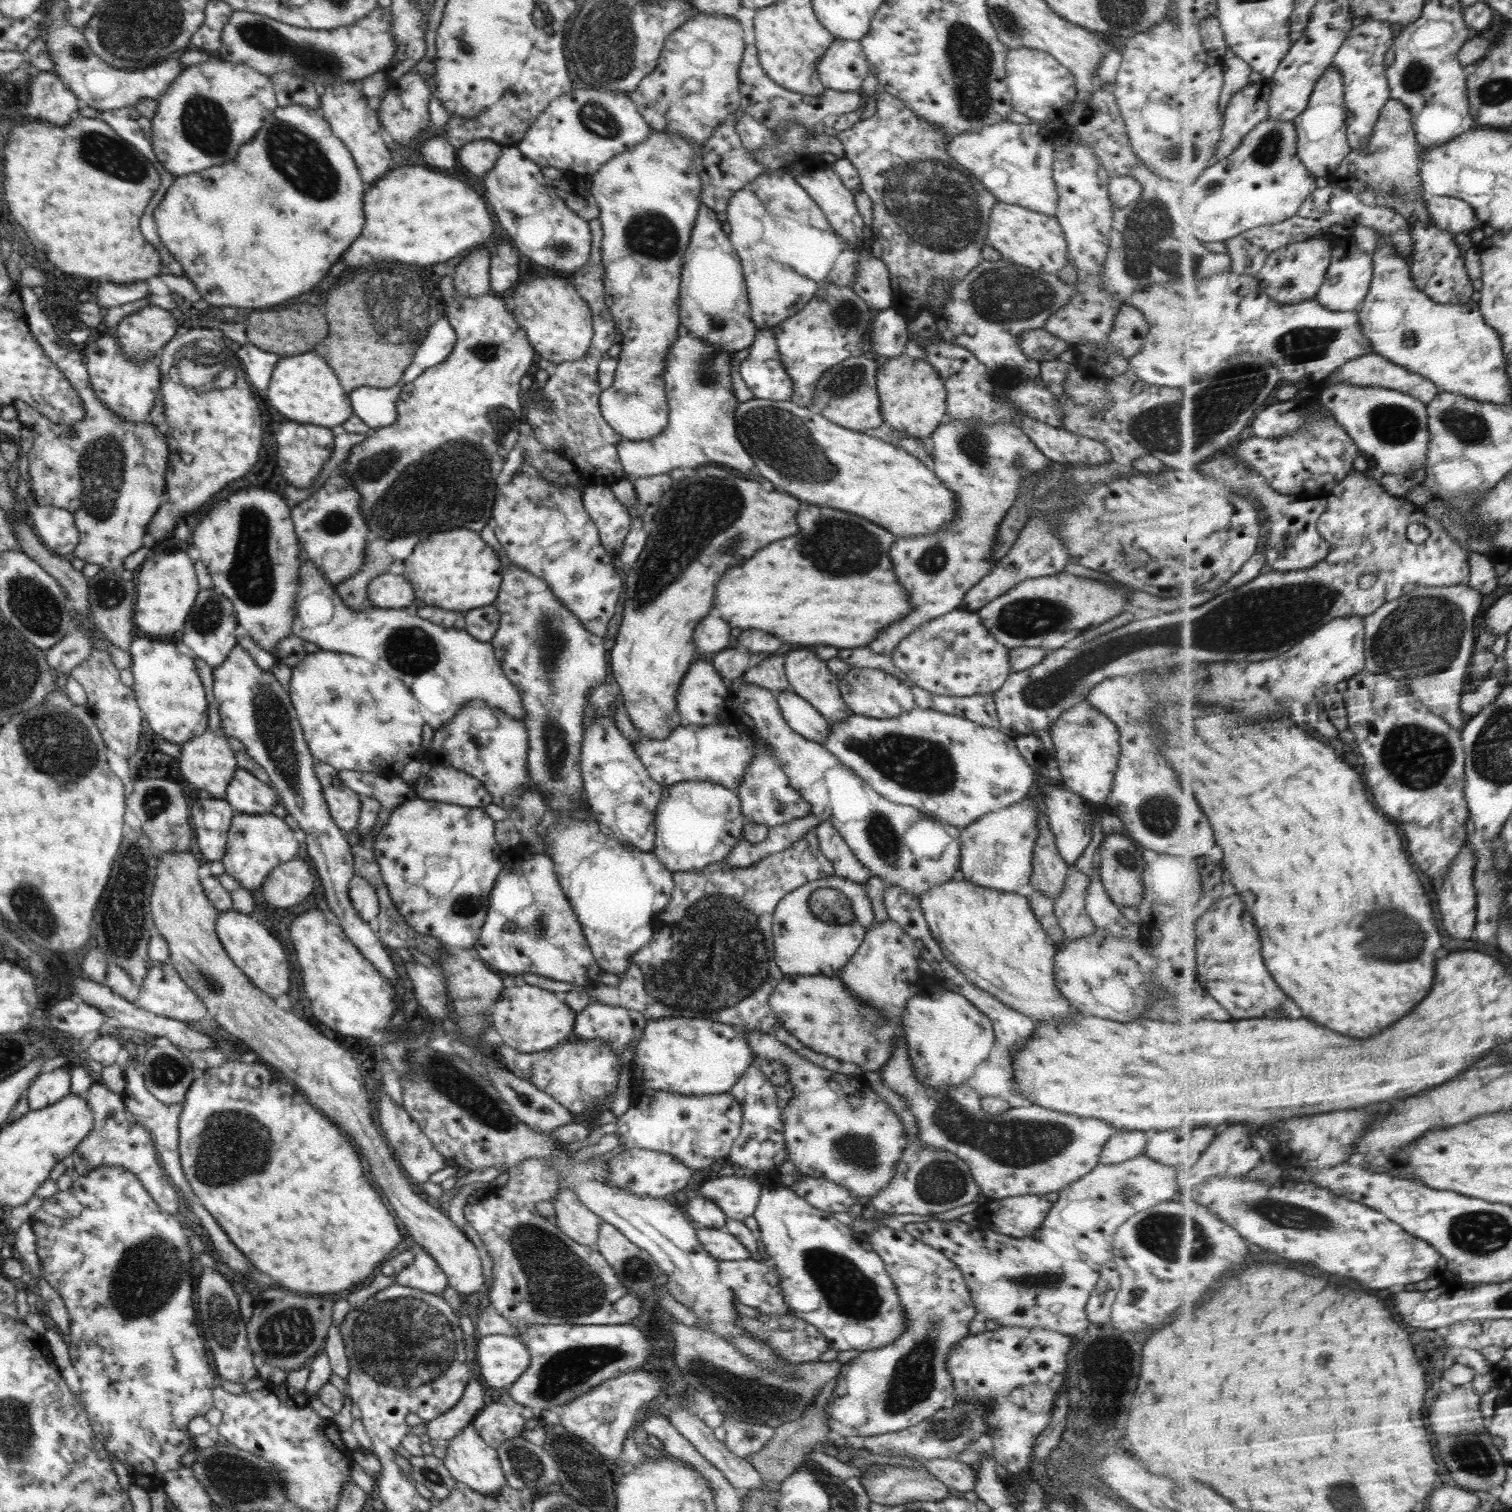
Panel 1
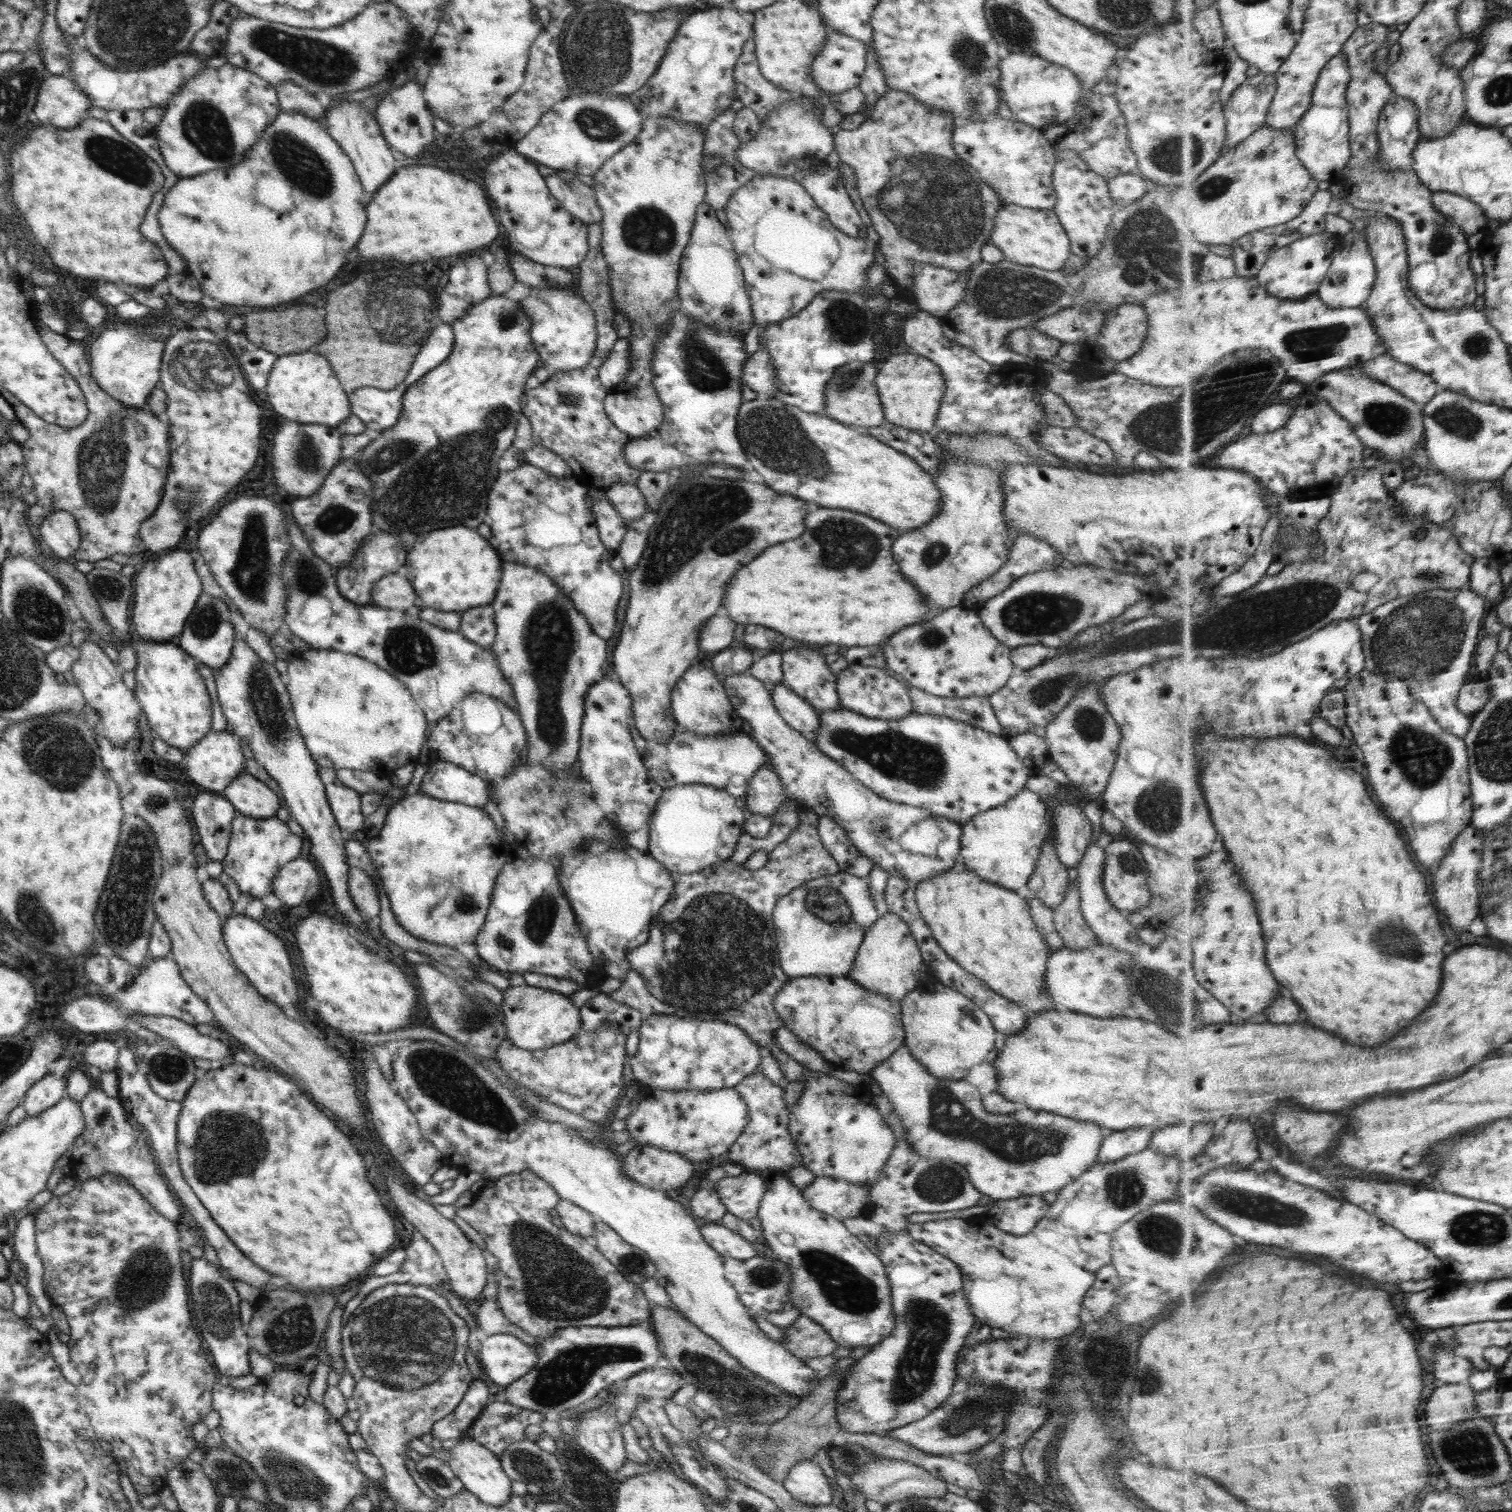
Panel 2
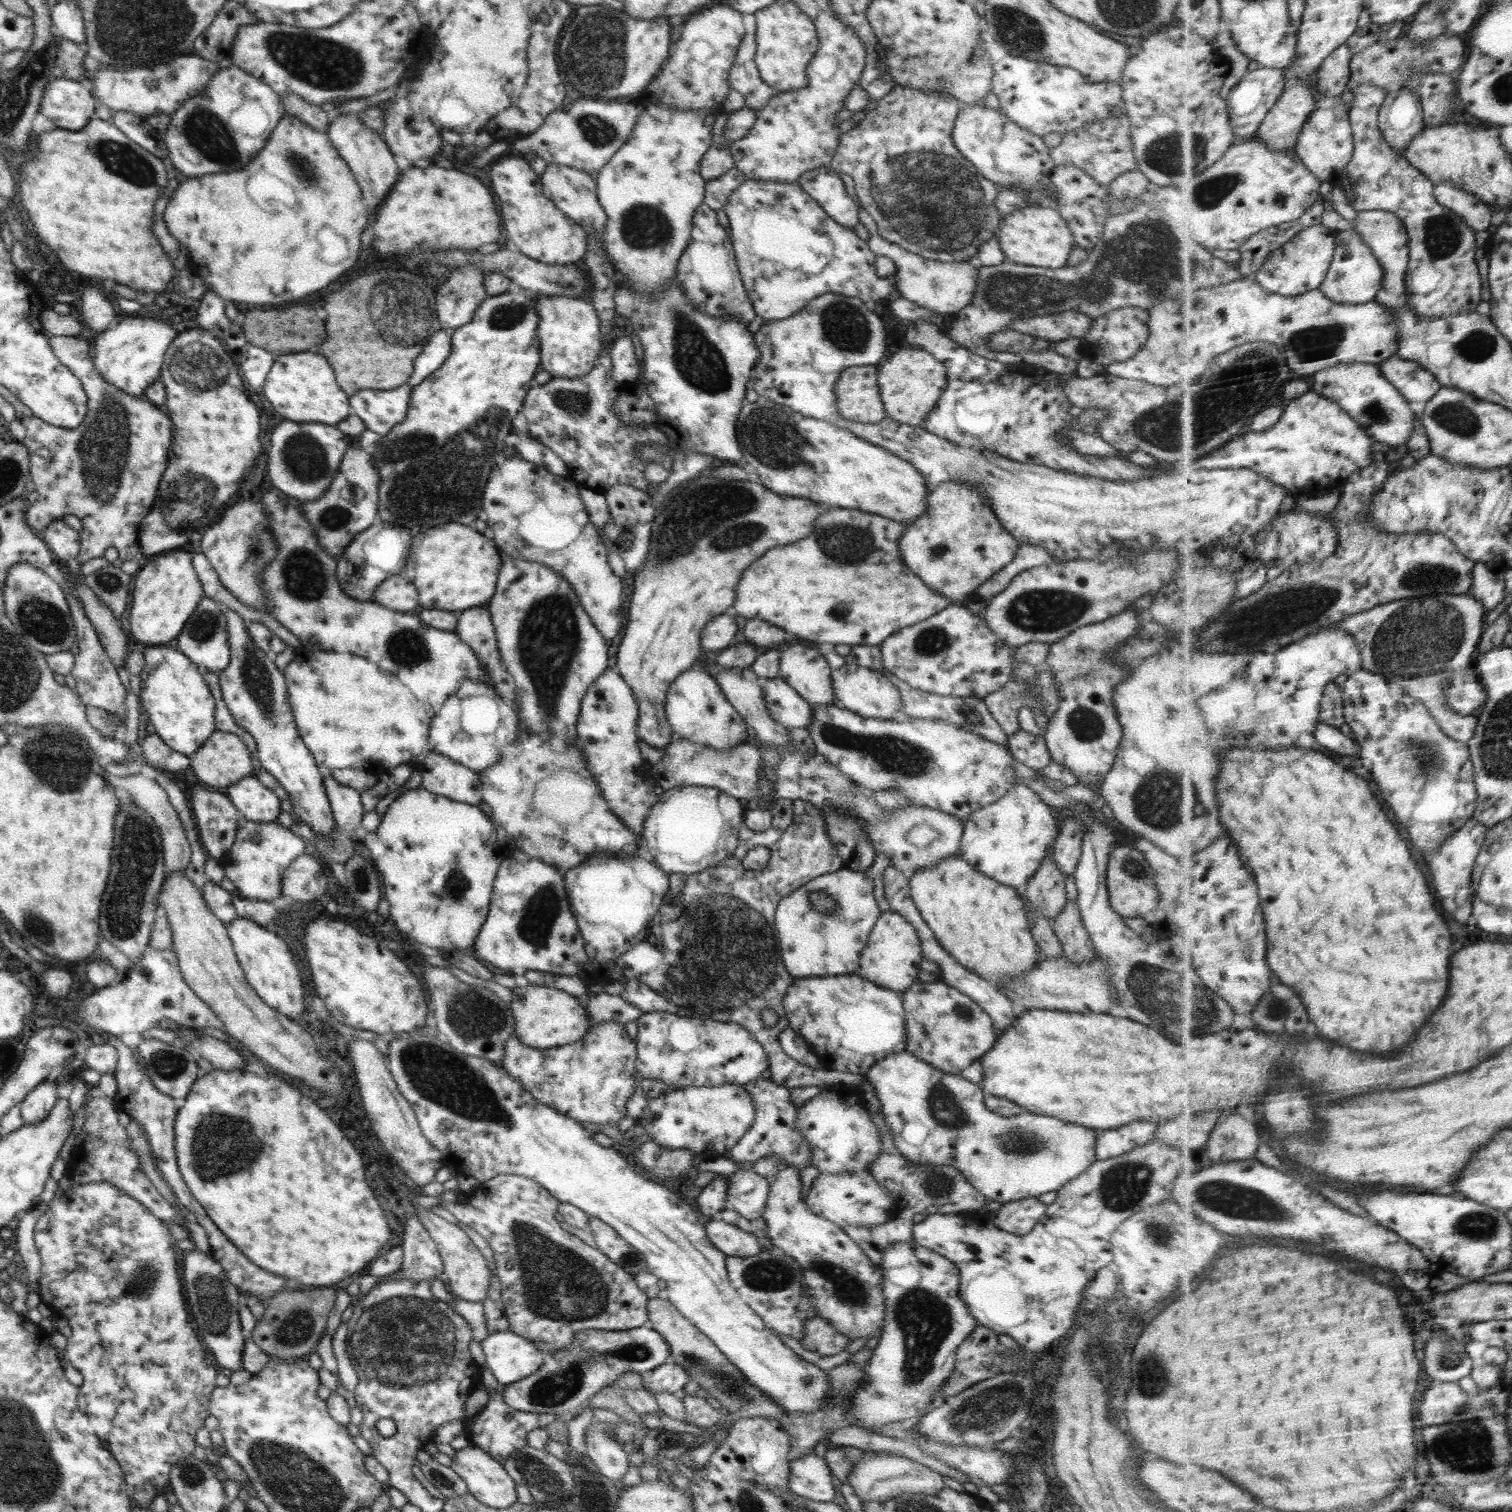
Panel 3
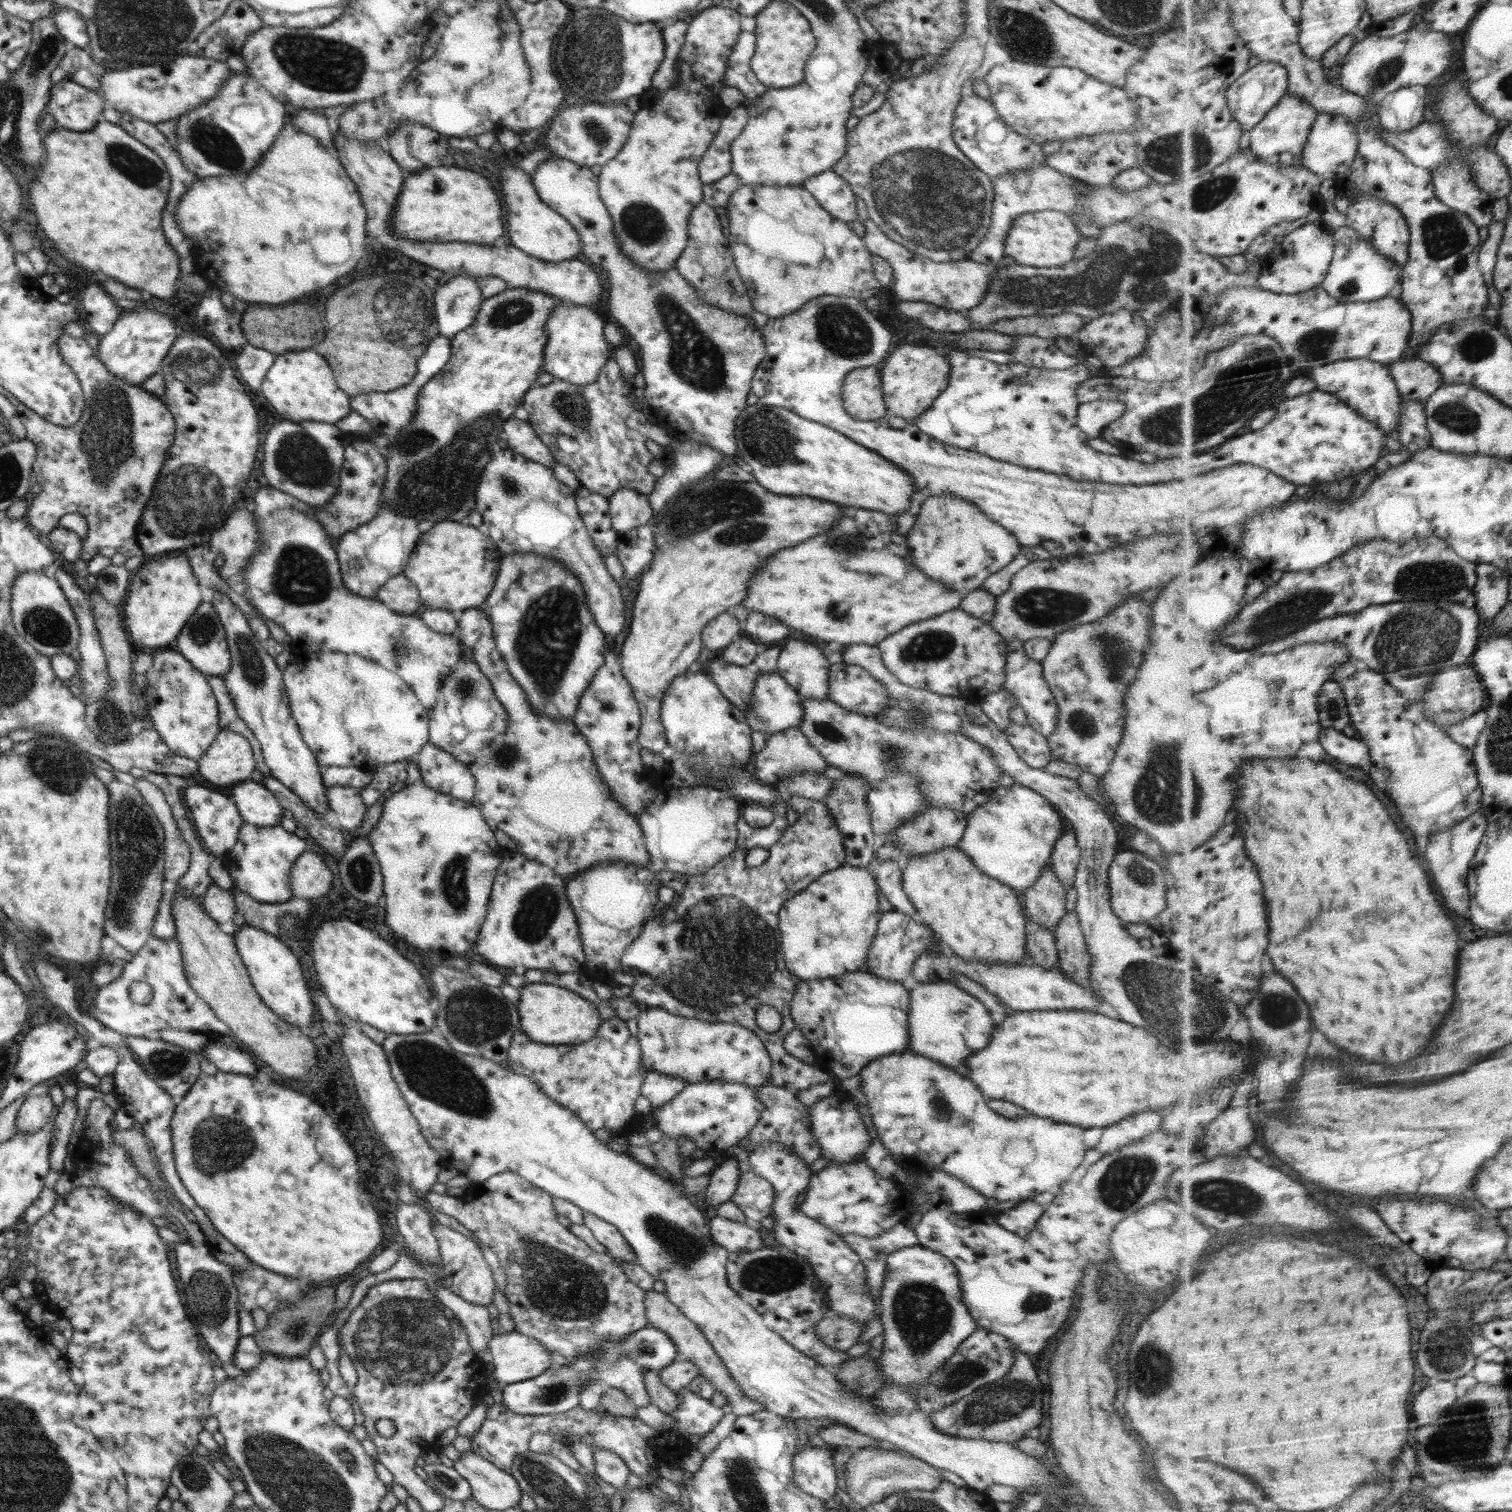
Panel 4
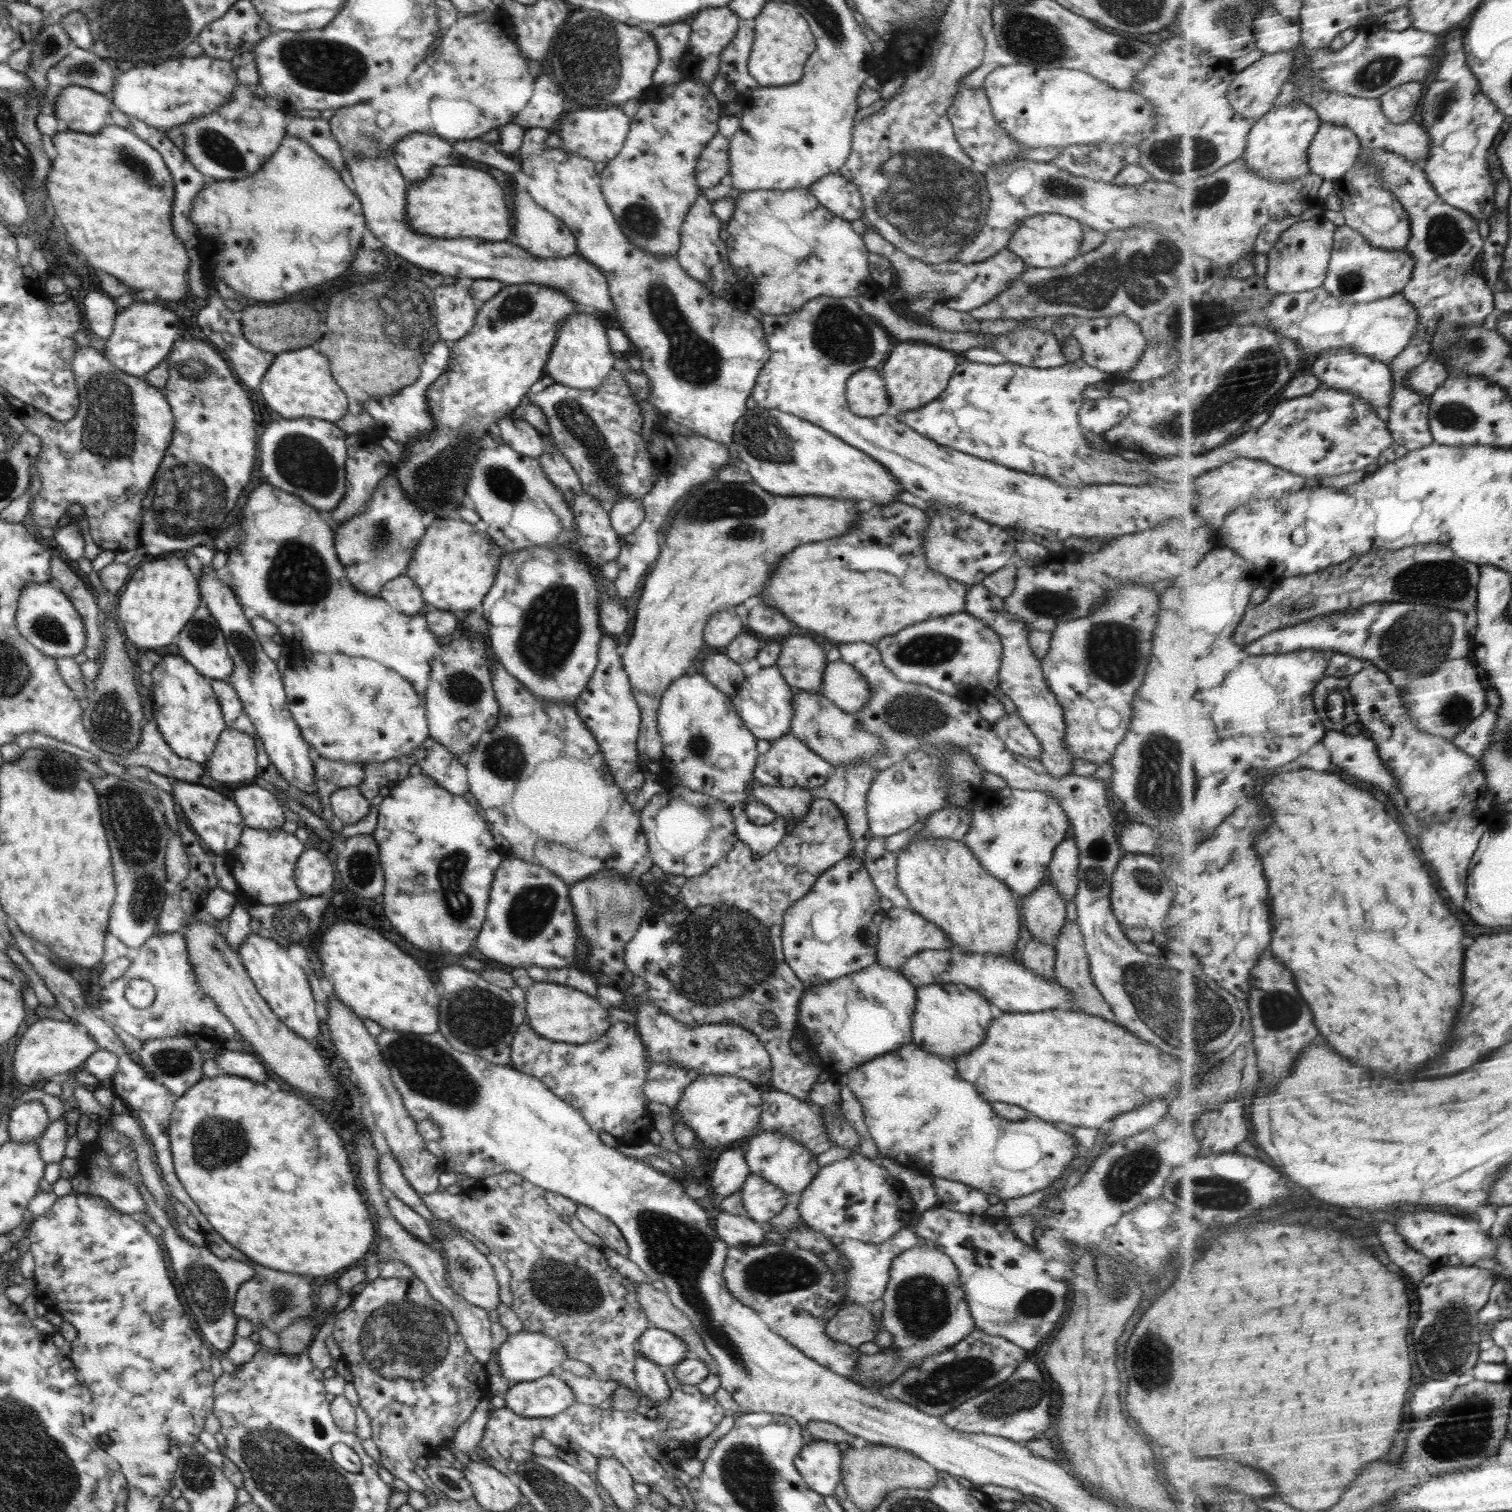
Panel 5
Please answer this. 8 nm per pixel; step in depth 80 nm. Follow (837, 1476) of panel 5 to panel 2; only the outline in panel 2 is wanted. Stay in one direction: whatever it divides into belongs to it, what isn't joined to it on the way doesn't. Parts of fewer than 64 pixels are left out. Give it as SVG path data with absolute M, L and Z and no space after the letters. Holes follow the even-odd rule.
M811 1459L797 1462L781 1482L799 1502L812 1506L831 1504L832 1489L820 1466Z

